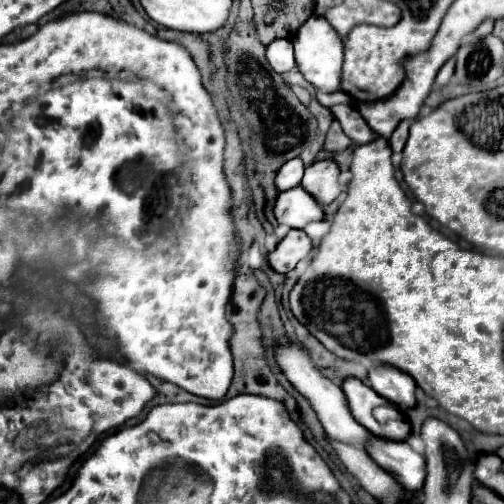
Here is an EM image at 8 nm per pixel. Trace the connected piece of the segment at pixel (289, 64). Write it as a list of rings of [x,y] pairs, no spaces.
[[[280,38],[276,42],[270,42],[266,46],[266,58],[272,66],[272,70],[276,70],[278,74],[284,74],[288,70],[294,68],[294,50],[292,50],[292,42],[286,38]]]

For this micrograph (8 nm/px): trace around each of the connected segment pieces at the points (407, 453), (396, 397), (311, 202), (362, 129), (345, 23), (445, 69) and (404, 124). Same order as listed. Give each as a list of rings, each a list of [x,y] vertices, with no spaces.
[[[372,436],[372,446],[368,446],[370,458],[382,466],[400,486],[418,492],[424,486],[426,462],[422,454],[414,452],[408,442],[384,442]]]
[[[392,366],[372,370],[368,376],[368,386],[398,408],[410,410],[416,406],[416,382]]]
[[[300,186],[276,196],[274,216],[278,224],[286,224],[290,228],[304,228],[308,222],[324,220],[322,206]]]
[[[336,104],[330,108],[332,116],[340,122],[344,134],[352,138],[358,144],[366,144],[374,138],[374,132],[368,128],[368,124],[362,120],[362,116],[350,106],[350,104]]]
[[[330,8],[326,12],[326,20],[340,34],[340,38],[346,38],[354,26],[370,22],[364,20],[364,12],[354,12],[354,8]]]
[[[450,58],[450,60],[440,68],[440,72],[438,72],[438,76],[436,76],[436,86],[438,86],[438,88],[440,88],[440,86],[446,86],[446,84],[450,82],[452,74],[454,74],[454,58]]]
[[[402,120],[402,122],[396,126],[396,130],[392,132],[390,136],[390,147],[394,152],[402,152],[404,144],[406,144],[406,138],[408,138],[410,124],[412,124],[412,120]]]

